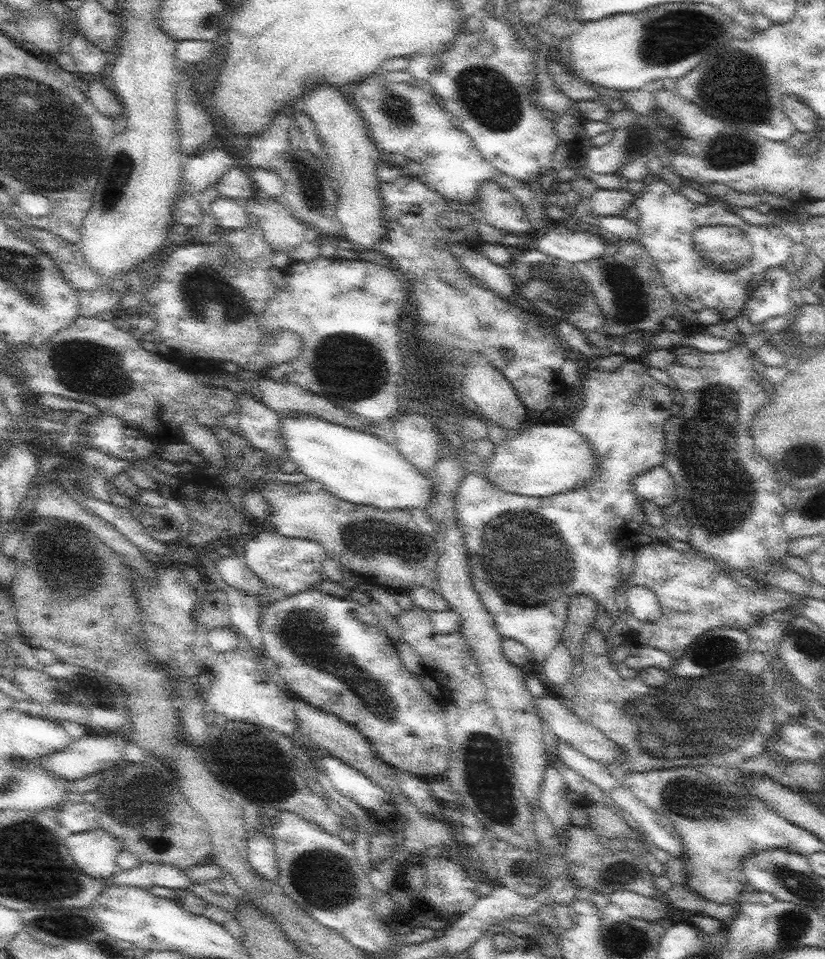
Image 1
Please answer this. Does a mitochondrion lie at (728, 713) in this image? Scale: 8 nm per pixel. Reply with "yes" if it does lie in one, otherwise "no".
yes

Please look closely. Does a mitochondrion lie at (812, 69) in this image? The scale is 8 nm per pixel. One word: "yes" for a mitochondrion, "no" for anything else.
no

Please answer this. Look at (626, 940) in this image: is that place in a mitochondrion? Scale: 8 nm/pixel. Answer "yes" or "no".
yes

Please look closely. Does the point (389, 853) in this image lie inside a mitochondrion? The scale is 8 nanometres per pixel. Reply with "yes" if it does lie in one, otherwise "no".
no

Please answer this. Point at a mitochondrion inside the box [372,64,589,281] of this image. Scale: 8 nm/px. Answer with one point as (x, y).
(398, 111)

